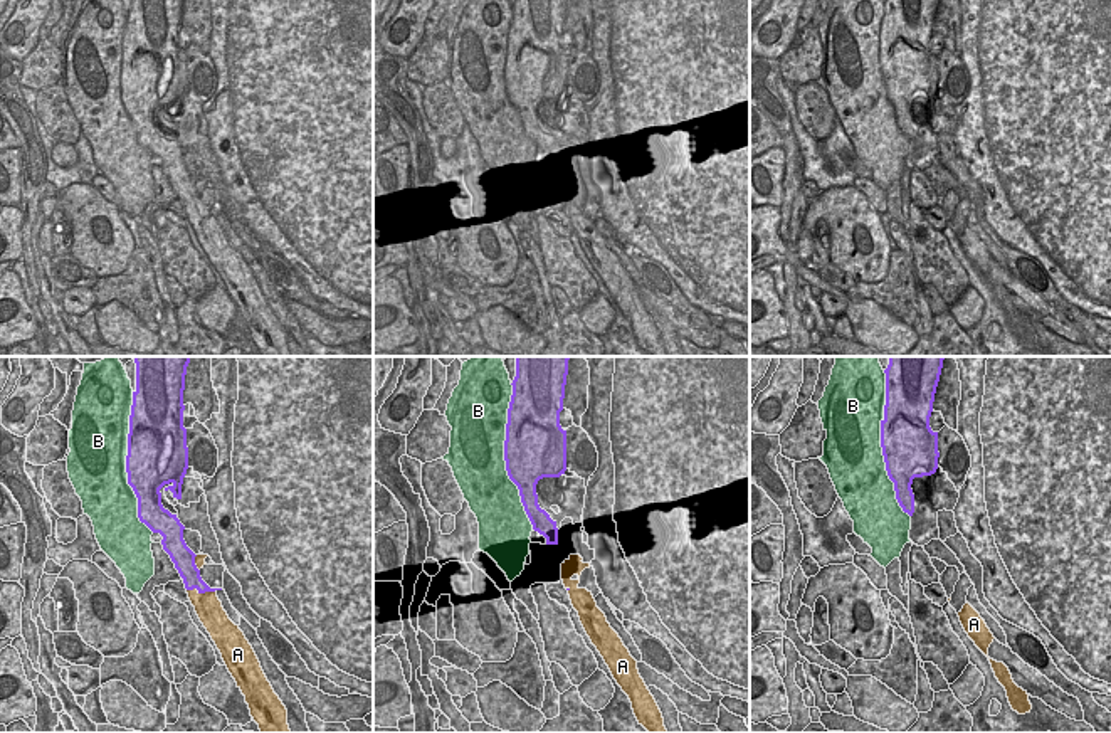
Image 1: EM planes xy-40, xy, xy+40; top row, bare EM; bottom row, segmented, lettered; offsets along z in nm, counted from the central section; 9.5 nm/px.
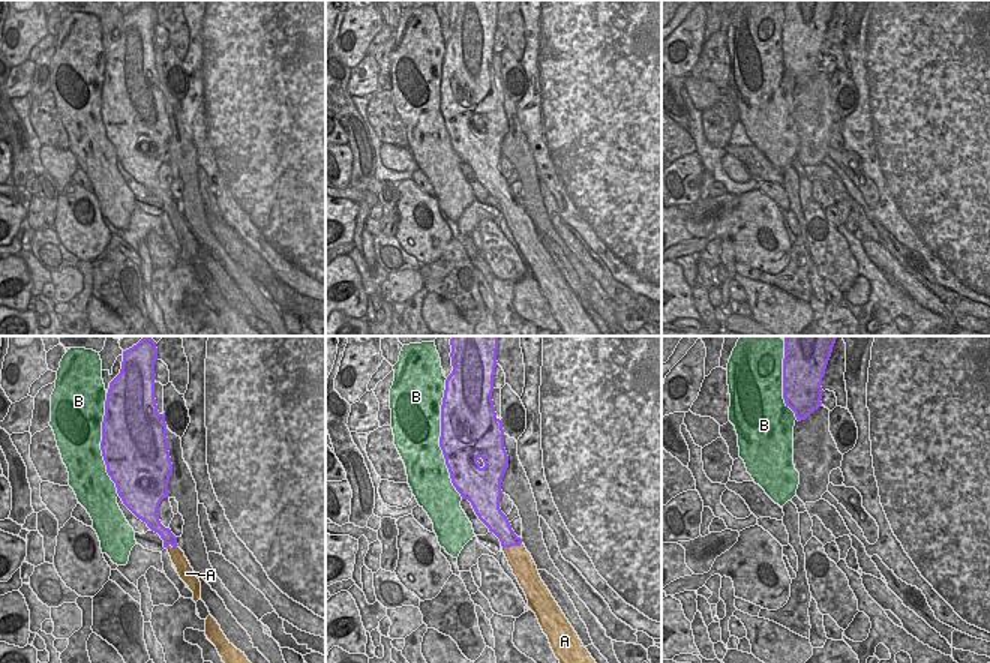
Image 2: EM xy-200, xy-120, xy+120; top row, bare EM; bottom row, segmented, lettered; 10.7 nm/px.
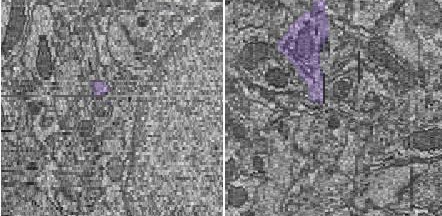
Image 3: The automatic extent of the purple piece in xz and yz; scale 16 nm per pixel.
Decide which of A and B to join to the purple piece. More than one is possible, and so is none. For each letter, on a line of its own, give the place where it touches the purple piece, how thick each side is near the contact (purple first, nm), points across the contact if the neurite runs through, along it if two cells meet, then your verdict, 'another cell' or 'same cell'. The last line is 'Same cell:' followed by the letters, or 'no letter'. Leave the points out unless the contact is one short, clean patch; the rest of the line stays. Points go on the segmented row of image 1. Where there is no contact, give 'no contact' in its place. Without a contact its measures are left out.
A: xy-40 (200, 592) | 180/260 nm | across xy-40 (189, 572), (200, 592), (207, 606) | same cell
B: xy+40 (881, 444) | 500/480 nm | another cell
Same cell: A

